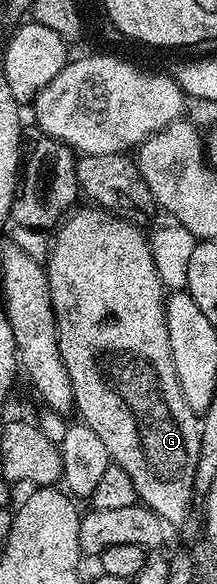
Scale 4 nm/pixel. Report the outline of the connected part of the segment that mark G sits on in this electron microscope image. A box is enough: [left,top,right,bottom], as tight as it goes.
[46,207,201,526]

